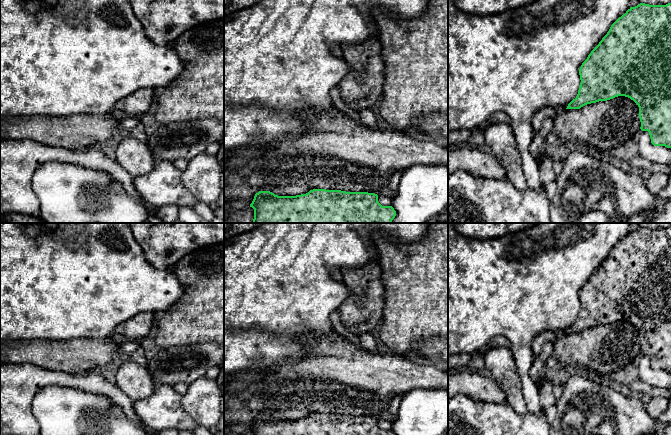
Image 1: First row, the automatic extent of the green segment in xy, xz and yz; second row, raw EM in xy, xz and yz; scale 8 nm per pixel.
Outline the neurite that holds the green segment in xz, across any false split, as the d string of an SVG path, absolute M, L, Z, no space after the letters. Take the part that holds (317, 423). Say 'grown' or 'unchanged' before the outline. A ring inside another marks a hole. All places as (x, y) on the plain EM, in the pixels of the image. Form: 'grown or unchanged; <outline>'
unchanged; M326 413L296 420L259 415L250 431L254 435L395 435L392 430L382 430L374 417Z

